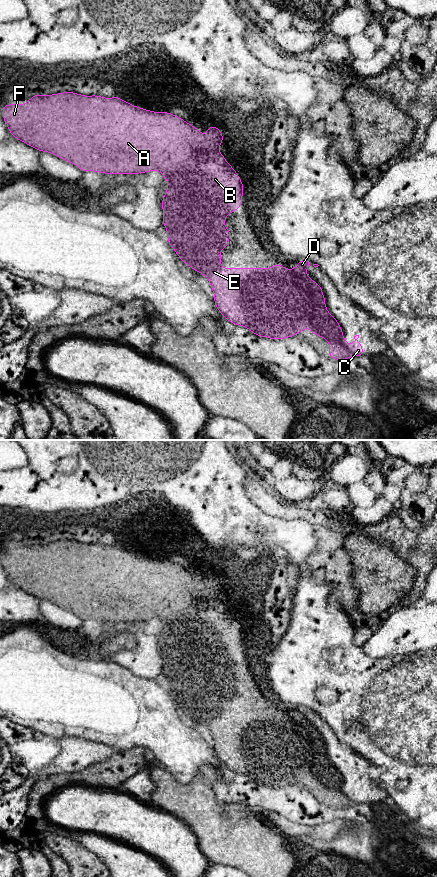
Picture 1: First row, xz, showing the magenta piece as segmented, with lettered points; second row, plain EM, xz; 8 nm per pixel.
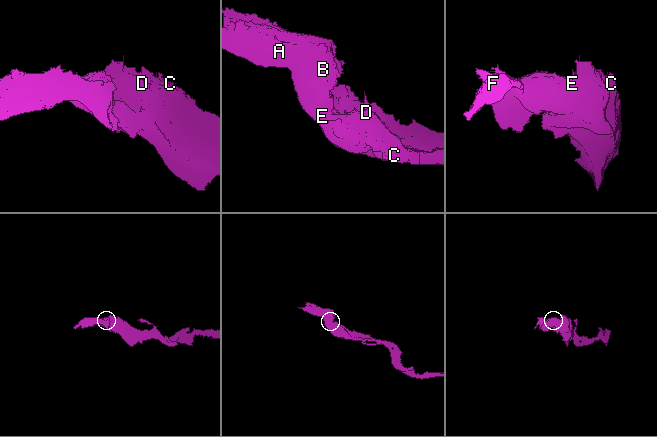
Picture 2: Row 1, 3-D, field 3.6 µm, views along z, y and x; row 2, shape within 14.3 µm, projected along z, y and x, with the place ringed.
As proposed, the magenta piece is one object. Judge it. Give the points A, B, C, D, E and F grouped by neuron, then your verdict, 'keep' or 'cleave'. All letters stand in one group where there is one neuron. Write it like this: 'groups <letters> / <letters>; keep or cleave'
groups A B C D E F; keep

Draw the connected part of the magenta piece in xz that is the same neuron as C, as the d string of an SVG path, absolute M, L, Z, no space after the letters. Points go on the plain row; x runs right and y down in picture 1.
M70 539L48 544L36 541L25 552L4 552L2 566L14 586L40 600L48 600L70 610L82 620L132 623L159 619L168 631L162 646L162 671L167 678L168 692L186 713L208 726L216 756L233 773L246 775L256 784L271 788L297 784L308 773L314 784L329 789L330 807L343 809L350 805L364 804L363 795L357 788L359 783L354 784L355 789L351 793L346 791L341 773L327 759L321 733L307 725L307 715L312 712L316 716L318 712L313 712L311 708L298 708L297 715L292 718L282 715L280 711L274 712L272 716L221 715L221 697L229 694L229 685L233 683L225 675L225 665L236 660L244 651L241 645L245 635L235 617L220 601L219 594L224 582L219 579L219 575L208 574L207 583L204 584L198 576L169 560L146 558L117 543L110 547Z

